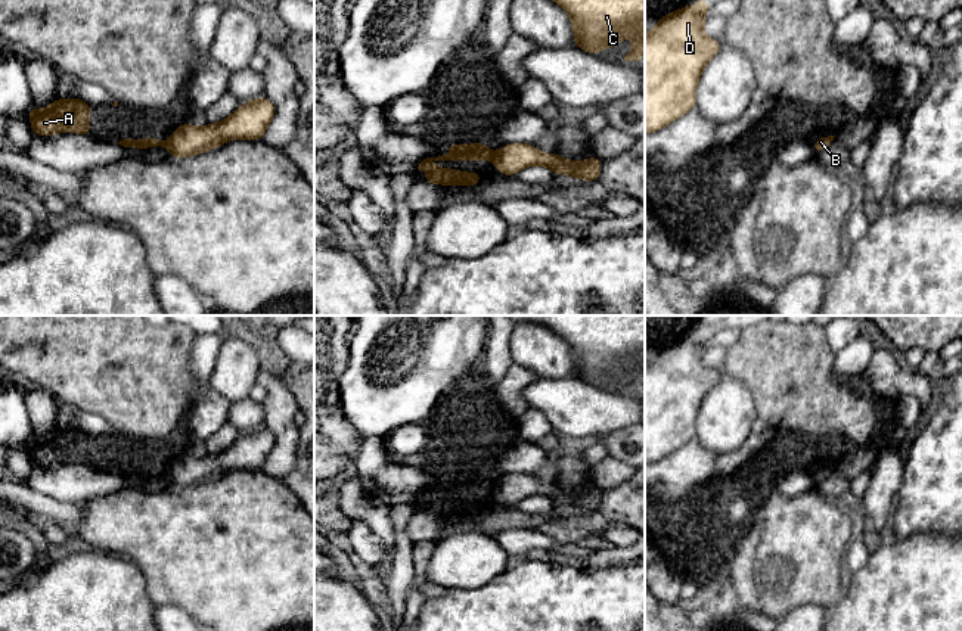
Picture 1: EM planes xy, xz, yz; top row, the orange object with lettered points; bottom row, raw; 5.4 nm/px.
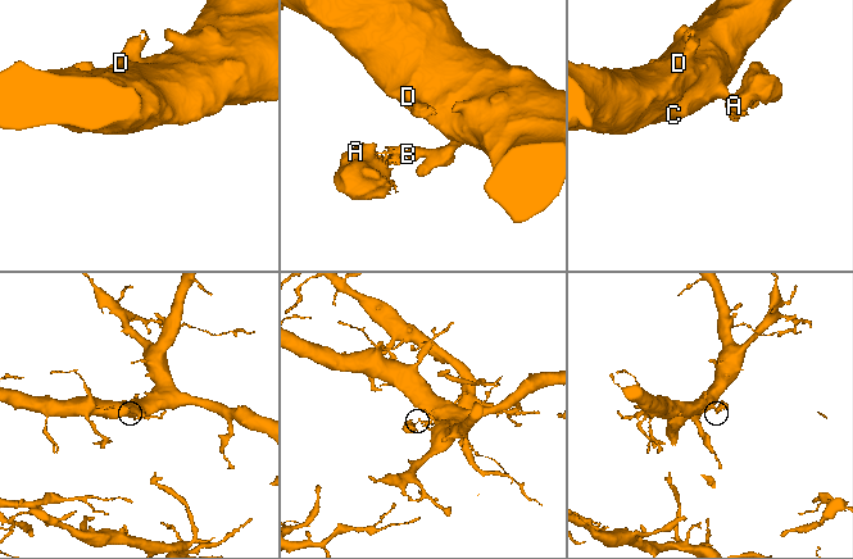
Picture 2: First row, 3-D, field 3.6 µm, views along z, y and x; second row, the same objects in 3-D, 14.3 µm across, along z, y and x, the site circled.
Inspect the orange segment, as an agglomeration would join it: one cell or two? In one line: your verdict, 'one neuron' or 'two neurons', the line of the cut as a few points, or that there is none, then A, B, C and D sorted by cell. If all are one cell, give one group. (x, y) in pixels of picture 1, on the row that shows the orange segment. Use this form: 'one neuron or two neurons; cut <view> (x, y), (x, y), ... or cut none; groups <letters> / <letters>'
two neurons; cut xz (497, 152), (495, 159); groups A / B C D

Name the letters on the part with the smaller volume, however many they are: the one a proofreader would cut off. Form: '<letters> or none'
A

